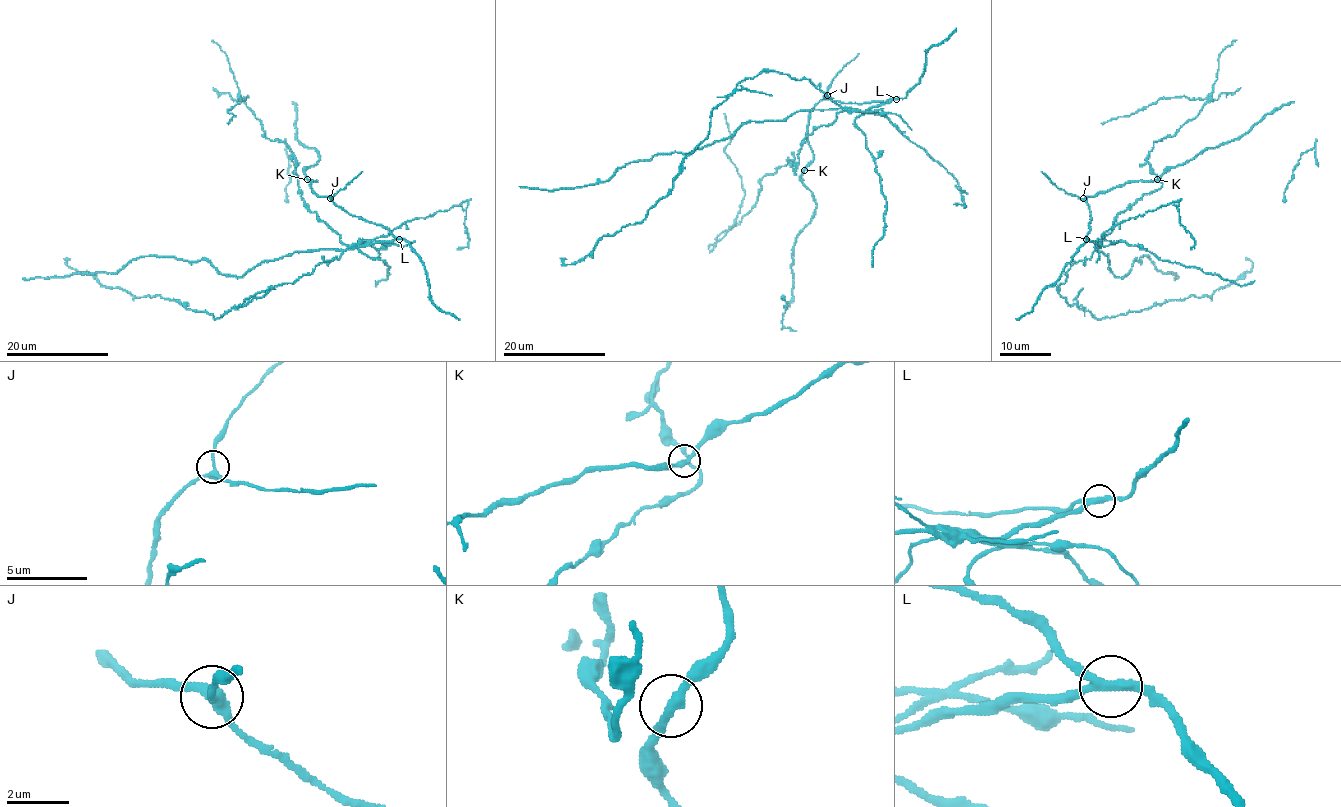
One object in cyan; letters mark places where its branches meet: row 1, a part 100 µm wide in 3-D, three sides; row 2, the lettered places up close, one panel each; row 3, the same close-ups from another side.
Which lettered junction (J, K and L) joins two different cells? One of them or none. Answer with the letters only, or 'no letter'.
L

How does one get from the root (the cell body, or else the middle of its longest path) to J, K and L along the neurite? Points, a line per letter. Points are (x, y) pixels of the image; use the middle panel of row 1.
J: (881, 106), (892, 101), (841, 103), (827, 95)
K: (881, 106), (892, 101), (841, 103), (822, 99), (810, 112), (808, 143), (813, 161), (804, 170)
L: (881, 106), (896, 99)

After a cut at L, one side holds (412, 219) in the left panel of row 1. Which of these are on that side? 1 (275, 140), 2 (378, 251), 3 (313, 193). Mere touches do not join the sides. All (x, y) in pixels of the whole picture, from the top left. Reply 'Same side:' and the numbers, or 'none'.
Same side: 1, 2

